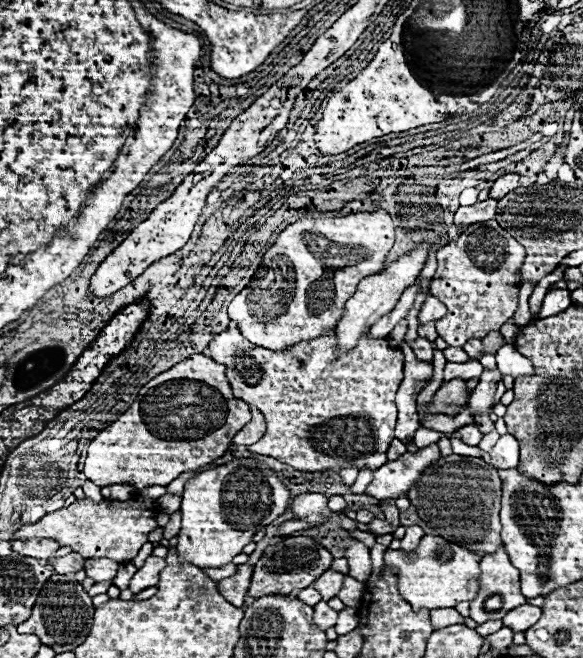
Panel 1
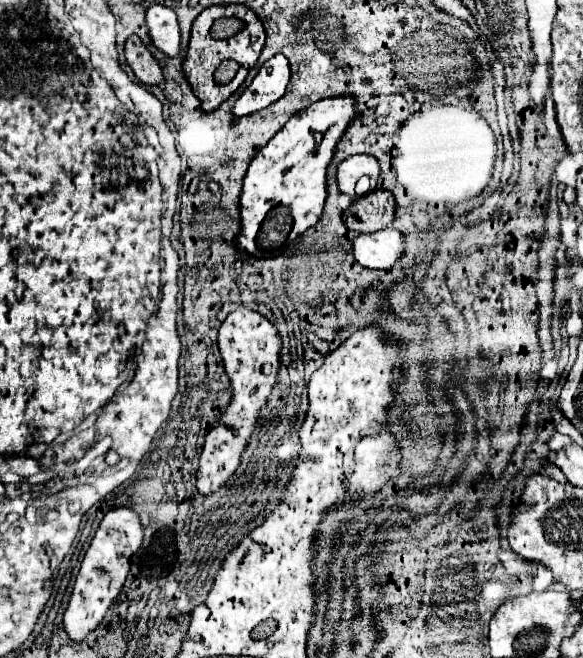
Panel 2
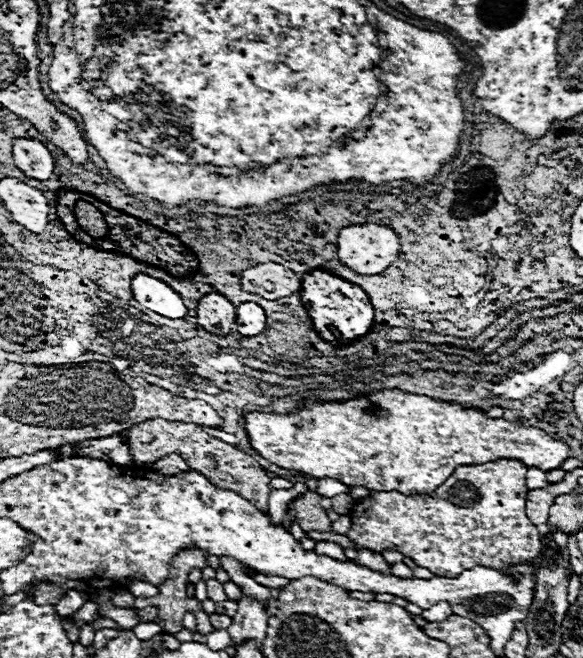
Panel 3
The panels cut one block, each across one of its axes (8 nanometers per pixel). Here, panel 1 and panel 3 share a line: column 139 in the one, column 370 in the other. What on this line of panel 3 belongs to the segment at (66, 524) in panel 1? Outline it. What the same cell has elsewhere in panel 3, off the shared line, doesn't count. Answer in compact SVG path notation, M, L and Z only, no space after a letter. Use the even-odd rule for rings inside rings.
M494 460L482 466L458 466L456 472L438 486L438 490L428 496L404 496L398 492L372 492L368 498L354 502L350 516L352 526L346 538L356 548L366 548L372 552L396 550L410 558L416 566L428 568L436 576L456 578L464 570L472 570L474 566L488 566L488 568L504 568L508 564L518 564L540 554L540 532L528 520L524 512L526 502L526 466L518 460Z

